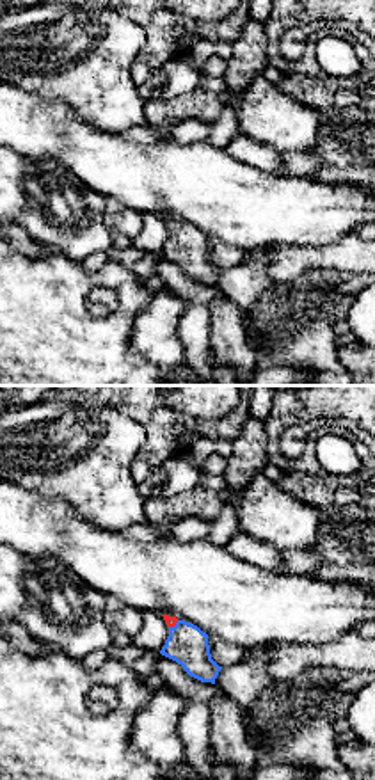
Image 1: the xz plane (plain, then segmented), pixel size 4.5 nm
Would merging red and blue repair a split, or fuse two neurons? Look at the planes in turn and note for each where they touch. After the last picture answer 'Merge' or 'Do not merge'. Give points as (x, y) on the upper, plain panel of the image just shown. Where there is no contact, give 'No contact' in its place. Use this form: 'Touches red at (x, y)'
Touches red at (173, 228)

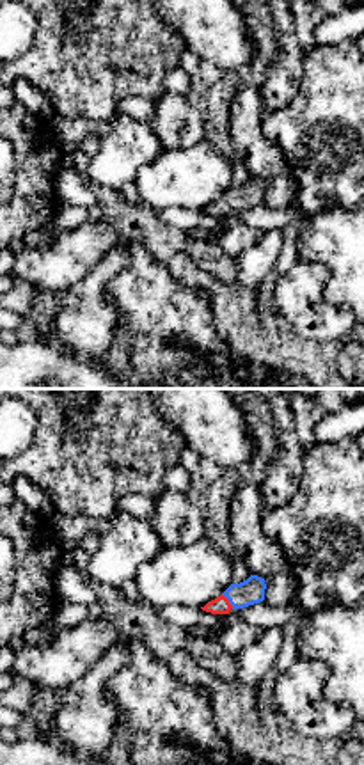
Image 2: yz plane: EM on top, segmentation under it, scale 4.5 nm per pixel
Touches red at (228, 203)

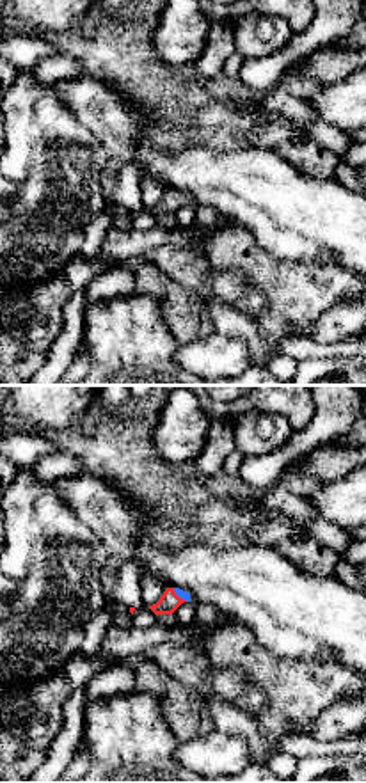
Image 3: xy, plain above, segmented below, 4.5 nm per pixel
Touches red at (178, 199)

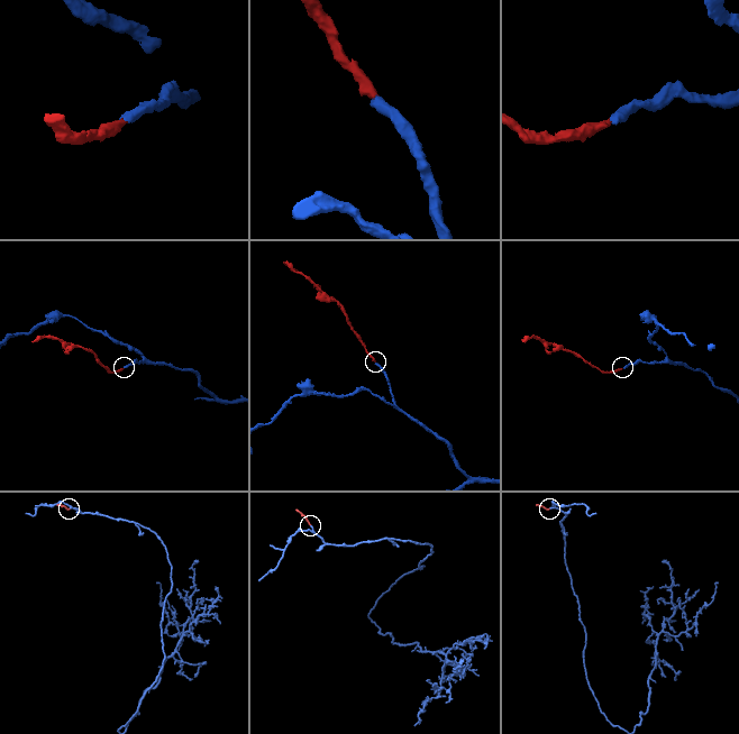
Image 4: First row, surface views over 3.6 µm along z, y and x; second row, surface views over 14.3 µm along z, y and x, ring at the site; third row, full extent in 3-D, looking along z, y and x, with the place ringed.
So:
Merge

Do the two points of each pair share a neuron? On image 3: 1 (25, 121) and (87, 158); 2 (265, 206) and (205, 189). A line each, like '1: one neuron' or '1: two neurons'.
1: one neuron
2: one neuron

